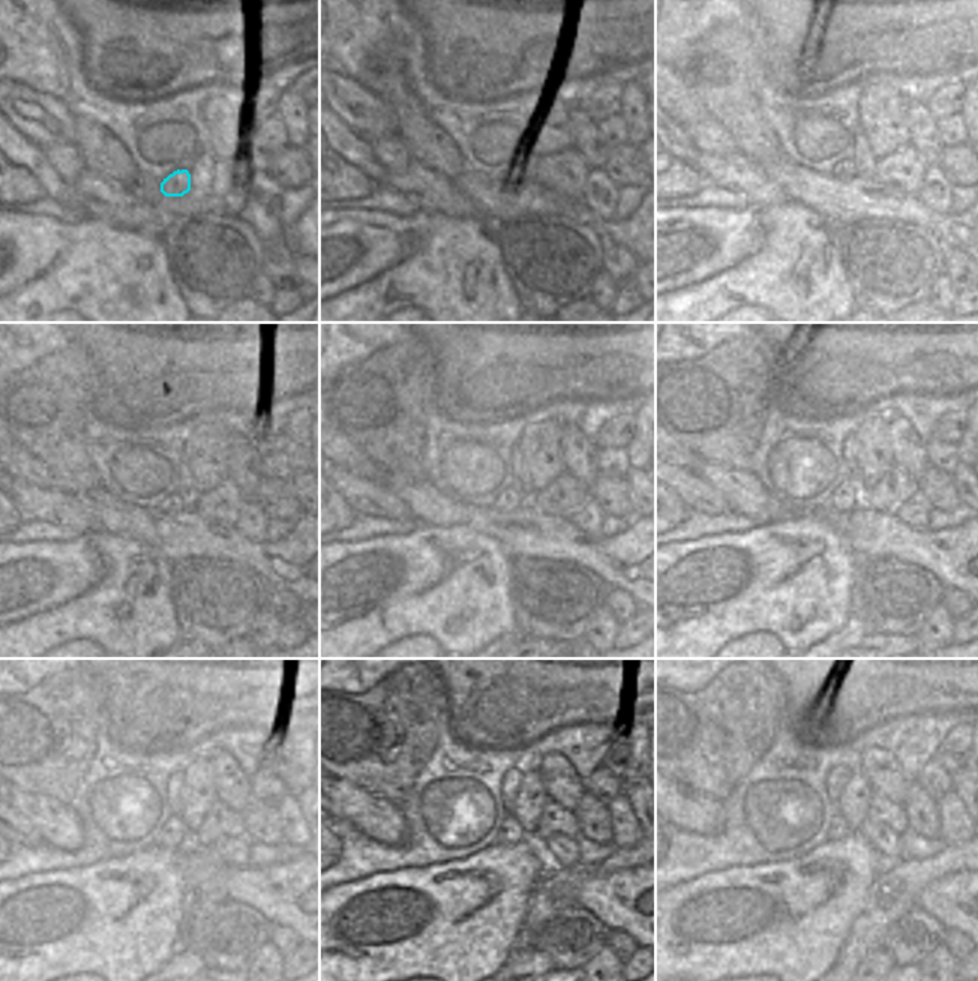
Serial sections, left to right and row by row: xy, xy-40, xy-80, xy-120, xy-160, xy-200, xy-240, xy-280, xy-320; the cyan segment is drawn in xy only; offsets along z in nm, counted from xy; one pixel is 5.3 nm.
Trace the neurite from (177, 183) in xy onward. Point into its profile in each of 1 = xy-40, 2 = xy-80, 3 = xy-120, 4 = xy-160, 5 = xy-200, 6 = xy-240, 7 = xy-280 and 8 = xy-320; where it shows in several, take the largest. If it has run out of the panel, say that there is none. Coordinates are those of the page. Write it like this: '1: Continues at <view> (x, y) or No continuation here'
1: Continues at xy-40 (512, 176)
2: Continues at xy-80 (845, 170)
3: Continues at xy-120 (173, 503)
4: Continues at xy-160 (509, 500)
5: Continues at xy-200 (845, 498)
6: Continues at xy-240 (174, 834)
7: Continues at xy-280 (510, 833)
8: Continues at xy-320 (839, 828)

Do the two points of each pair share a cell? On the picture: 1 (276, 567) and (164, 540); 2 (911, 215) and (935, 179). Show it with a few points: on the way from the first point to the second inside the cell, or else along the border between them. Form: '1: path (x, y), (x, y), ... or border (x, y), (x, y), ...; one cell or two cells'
1: path (248, 552), (225, 540), (192, 540); one cell
2: border (915, 194), (927, 207), (951, 215); two cells

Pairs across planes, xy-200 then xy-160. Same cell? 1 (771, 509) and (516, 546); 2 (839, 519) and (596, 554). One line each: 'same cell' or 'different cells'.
1: same cell
2: same cell

